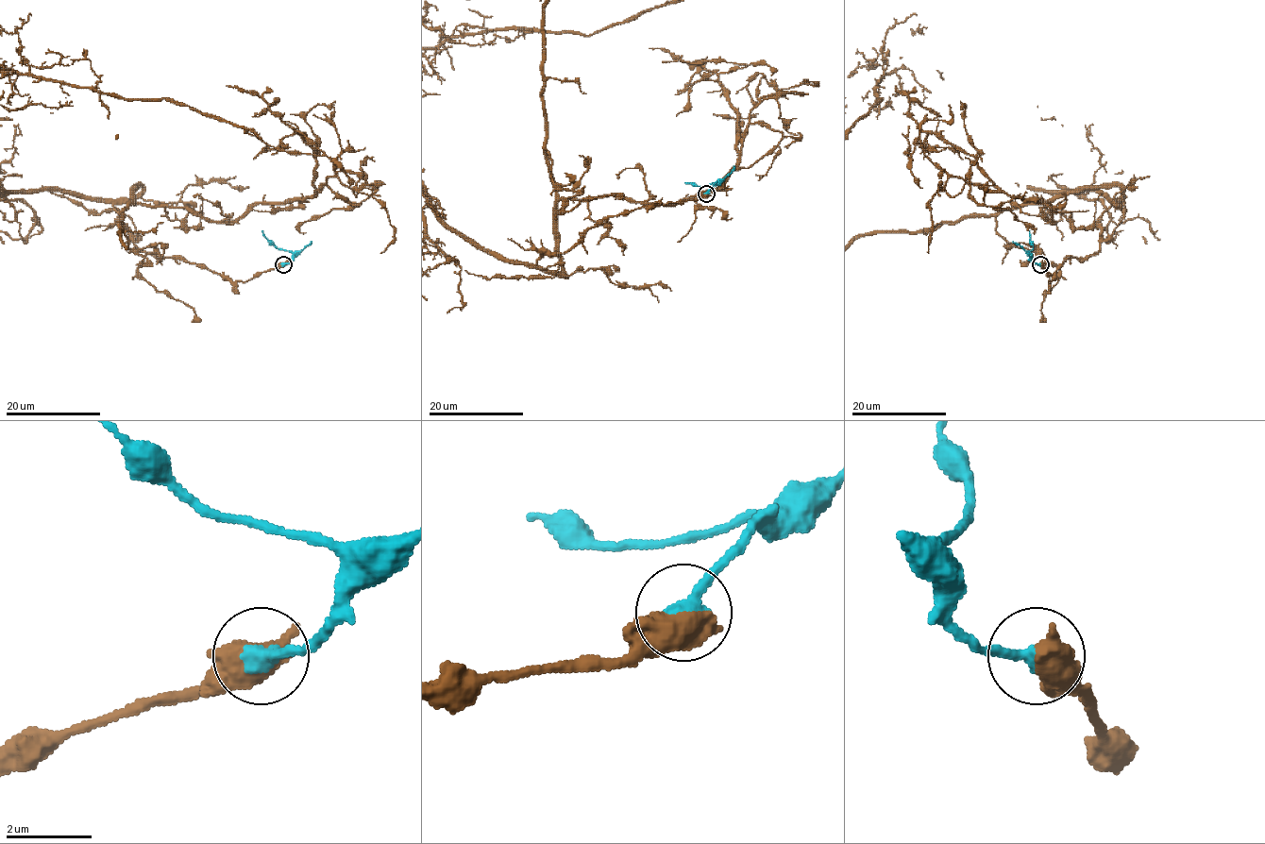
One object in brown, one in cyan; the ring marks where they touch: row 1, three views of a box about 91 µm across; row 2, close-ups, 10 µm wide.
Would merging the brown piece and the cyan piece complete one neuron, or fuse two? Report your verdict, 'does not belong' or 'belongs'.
belongs

